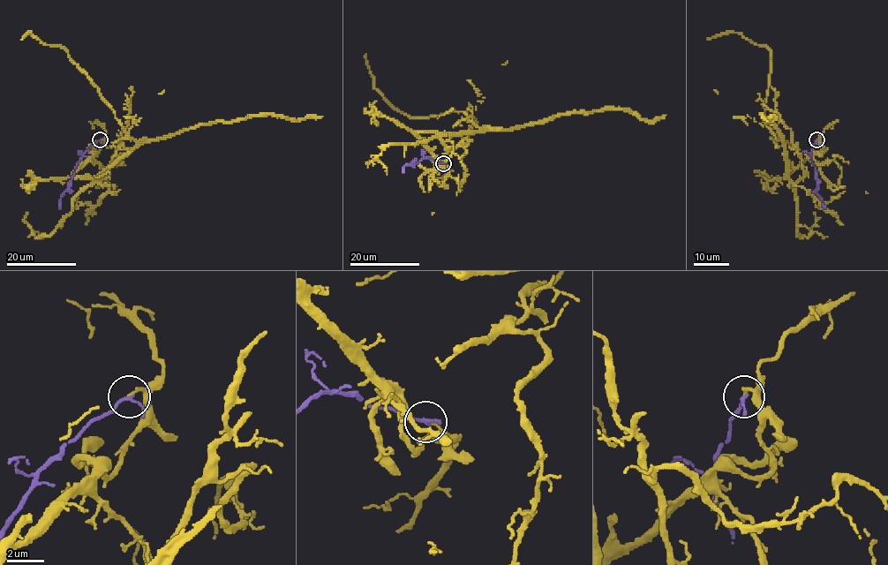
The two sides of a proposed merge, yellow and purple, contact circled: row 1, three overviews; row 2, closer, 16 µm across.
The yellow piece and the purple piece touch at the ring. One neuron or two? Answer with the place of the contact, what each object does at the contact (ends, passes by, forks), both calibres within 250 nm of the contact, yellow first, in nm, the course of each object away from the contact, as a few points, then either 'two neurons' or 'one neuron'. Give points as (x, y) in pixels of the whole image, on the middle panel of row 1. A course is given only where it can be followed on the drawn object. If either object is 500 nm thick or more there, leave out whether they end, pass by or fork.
at (443, 163); yellow ends there; purple passes by; 140 nm thick on the yellow side, 160 nm on the other; yellow runs (443, 163), (442, 169), (417, 133), (479, 128), (462, 112), (410, 117), (395, 110), (374, 86), (365, 54); purple runs (444, 163), (424, 158), (417, 163), (407, 164), (402, 169), (404, 172); two neurons

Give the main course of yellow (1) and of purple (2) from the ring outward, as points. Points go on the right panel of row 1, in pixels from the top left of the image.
1: (816, 140), (822, 154), (811, 154), (785, 177), (786, 148), (765, 123), (771, 52), (740, 33), (707, 39)
2: (816, 140), (811, 160), (816, 174), (817, 195), (825, 208)

